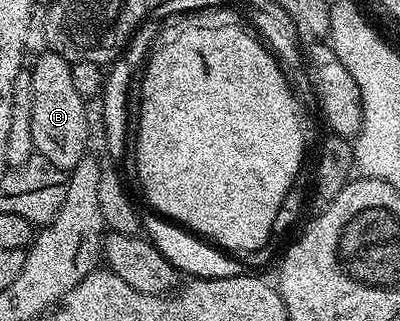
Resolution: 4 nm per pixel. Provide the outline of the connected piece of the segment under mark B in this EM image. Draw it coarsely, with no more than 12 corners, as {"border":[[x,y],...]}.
{"border":[[31,63],[33,148],[55,168],[86,157],[89,114],[71,63]]}

